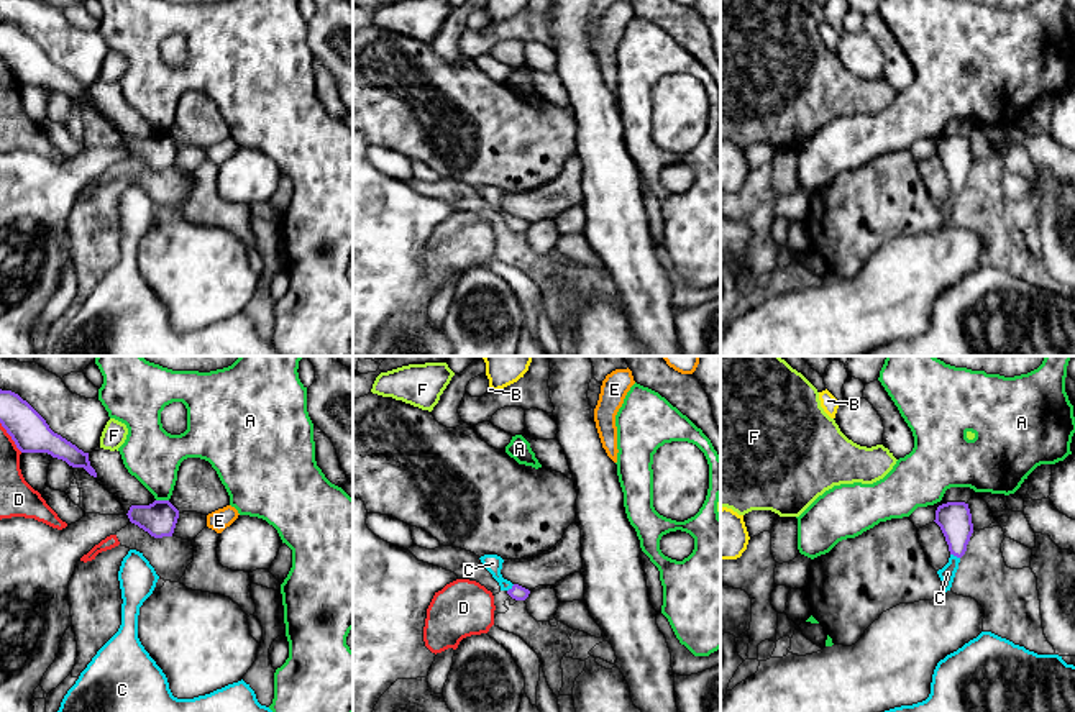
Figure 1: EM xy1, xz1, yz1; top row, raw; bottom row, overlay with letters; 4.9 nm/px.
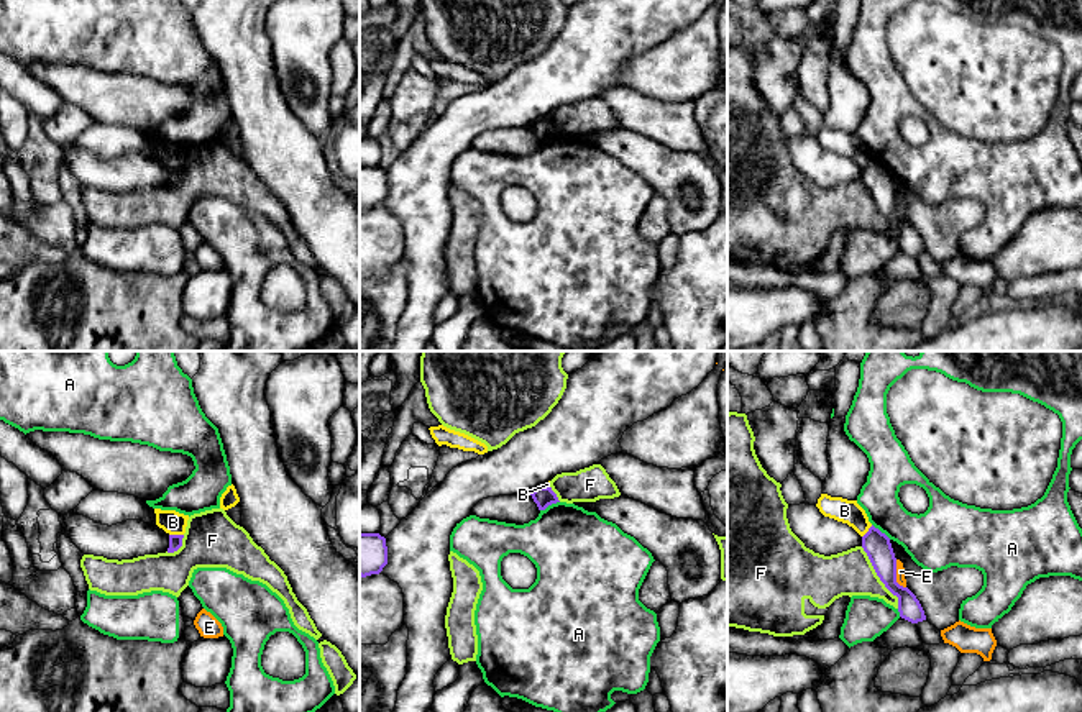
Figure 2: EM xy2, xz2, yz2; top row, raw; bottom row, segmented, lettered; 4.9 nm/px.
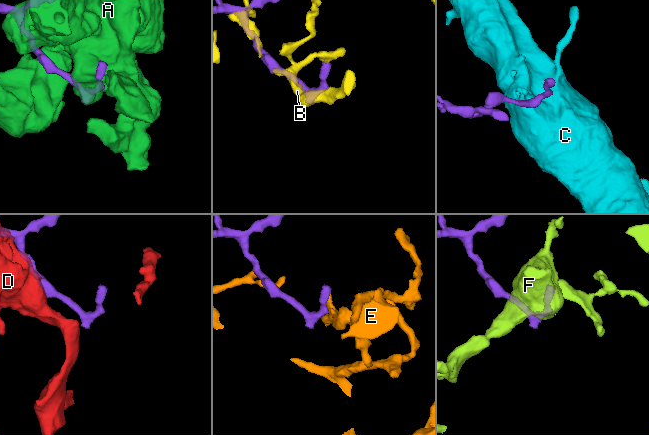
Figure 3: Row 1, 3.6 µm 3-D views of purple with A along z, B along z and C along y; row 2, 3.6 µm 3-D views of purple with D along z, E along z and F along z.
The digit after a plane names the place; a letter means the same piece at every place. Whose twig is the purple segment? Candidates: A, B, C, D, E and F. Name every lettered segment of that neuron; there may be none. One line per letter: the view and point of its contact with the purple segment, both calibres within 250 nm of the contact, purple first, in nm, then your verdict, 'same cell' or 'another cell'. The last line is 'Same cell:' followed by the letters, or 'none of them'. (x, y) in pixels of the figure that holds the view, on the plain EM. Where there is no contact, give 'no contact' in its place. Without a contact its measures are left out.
A: meets purple in xz2 at (549, 136); 100 nm thick on the purple side, 400 nm on the other; another cell
B: meets purple in xy2 at (176, 168); 60 nm thick on the purple side, 120 nm on the other; another cell
C: meets purple in yz1 at (956, 187); 160 nm thick on the purple side, 80 nm on the other; same cell
D: meets purple in xy1 at (10, 68); 190 nm thick on the purple side, 130 nm on the other; another cell
E: meets purple in yz2 at (895, 207); 130 nm thick on the purple side, 50 nm on the other; another cell
F: meets purple in yz2 at (879, 209); 130 nm thick on the purple side, 220 nm on the other; another cell
Same cell: C

